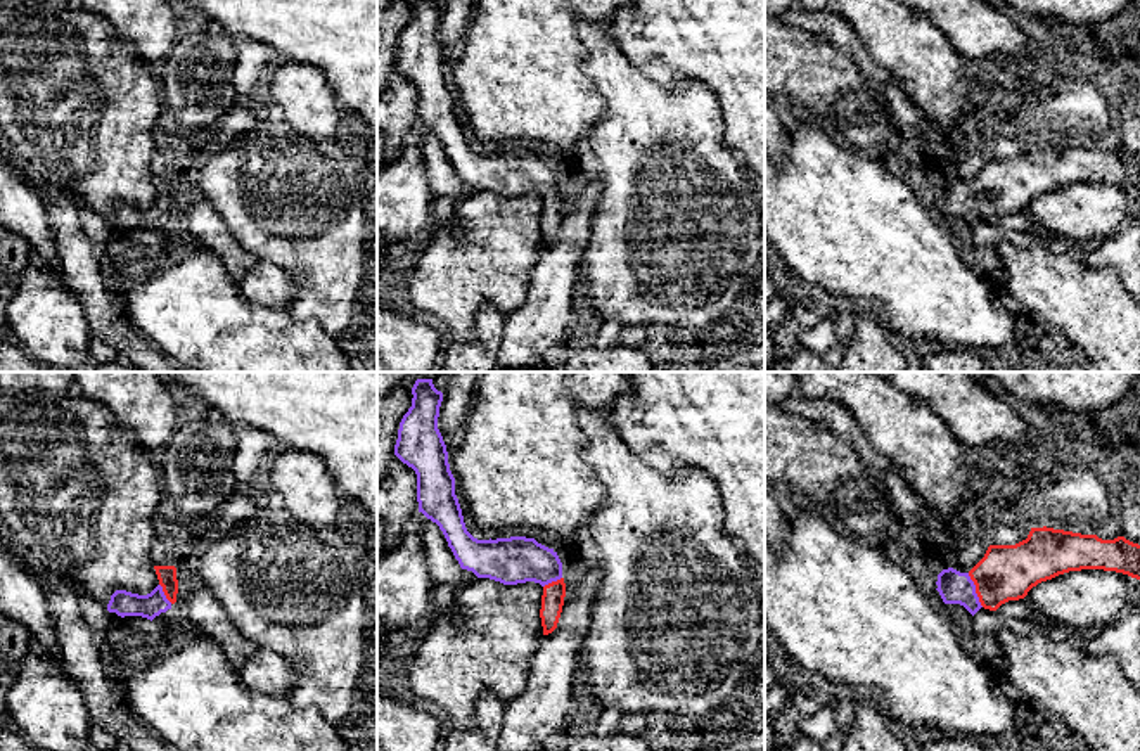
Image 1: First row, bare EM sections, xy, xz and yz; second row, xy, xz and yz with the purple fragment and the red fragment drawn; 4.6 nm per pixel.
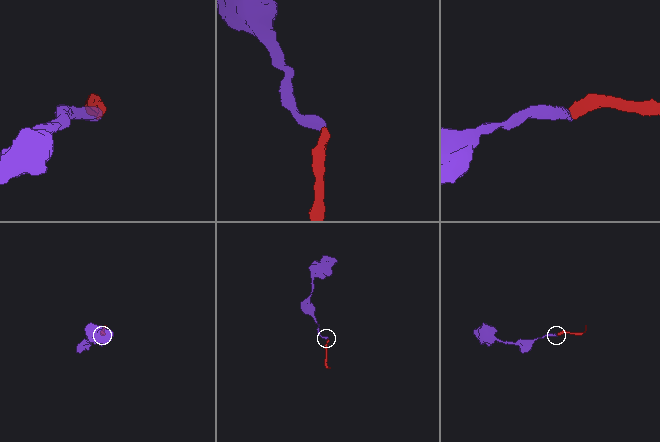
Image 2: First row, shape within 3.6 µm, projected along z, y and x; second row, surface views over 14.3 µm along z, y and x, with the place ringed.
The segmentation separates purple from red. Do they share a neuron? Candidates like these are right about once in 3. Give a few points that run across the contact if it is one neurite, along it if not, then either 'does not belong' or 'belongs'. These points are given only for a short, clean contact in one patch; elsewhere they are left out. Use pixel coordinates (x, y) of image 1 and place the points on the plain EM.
line yz (955, 199), (974, 203), (1005, 186); belongs

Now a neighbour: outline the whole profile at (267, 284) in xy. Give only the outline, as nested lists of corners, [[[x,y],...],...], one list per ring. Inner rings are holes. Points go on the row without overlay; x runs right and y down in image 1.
[[[261,260],[237,280],[246,299],[268,308],[287,308],[301,284],[272,260]]]

